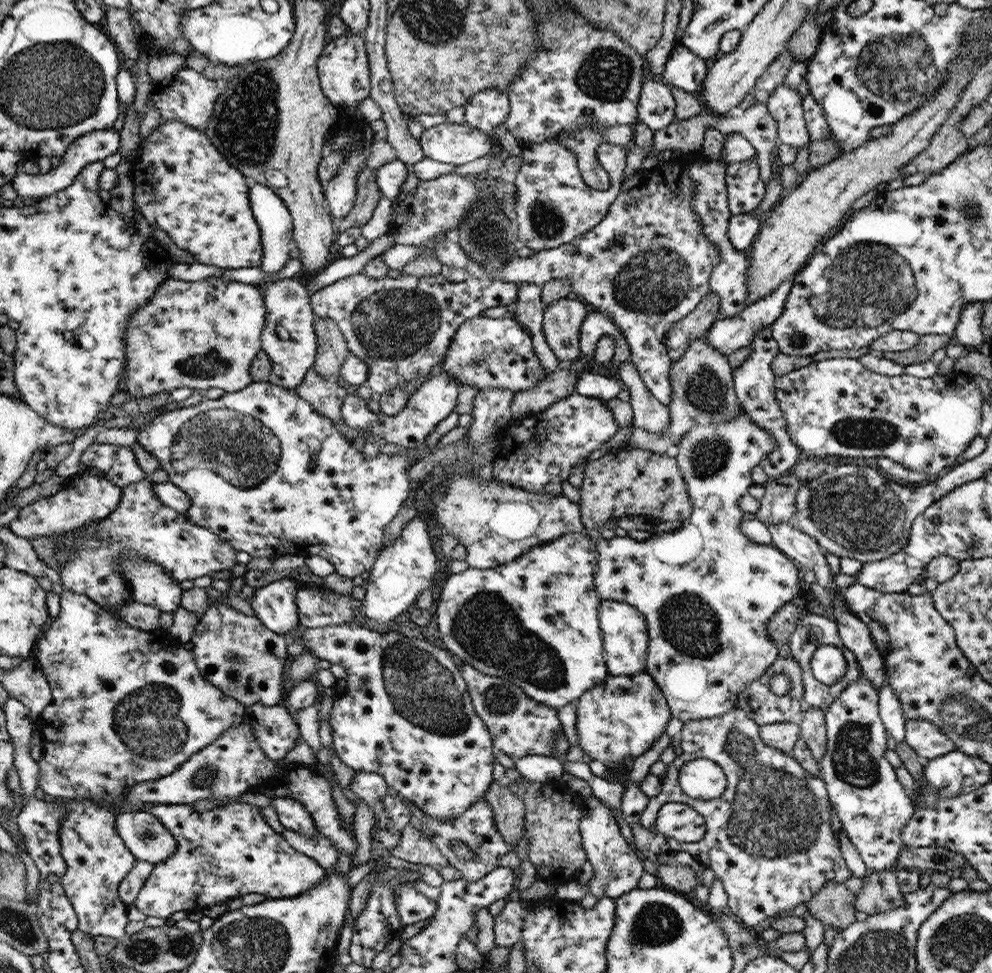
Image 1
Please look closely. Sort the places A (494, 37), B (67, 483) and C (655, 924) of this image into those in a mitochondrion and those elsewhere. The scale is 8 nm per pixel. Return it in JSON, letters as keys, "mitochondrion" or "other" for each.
{"A":"other","B":"other","C":"mitochondrion"}

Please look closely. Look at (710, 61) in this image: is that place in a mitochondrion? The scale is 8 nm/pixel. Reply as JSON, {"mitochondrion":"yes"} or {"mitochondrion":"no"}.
{"mitochondrion":"no"}

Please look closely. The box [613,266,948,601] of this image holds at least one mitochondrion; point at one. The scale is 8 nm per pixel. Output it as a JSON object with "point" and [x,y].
{"point":[860,513]}

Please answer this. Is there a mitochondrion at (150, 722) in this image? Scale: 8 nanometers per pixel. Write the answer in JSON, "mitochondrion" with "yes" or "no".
{"mitochondrion":"yes"}

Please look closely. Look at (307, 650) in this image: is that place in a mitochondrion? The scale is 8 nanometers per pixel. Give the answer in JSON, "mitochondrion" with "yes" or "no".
{"mitochondrion":"no"}

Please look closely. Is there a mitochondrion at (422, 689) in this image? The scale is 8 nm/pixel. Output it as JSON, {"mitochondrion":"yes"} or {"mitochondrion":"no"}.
{"mitochondrion":"yes"}

